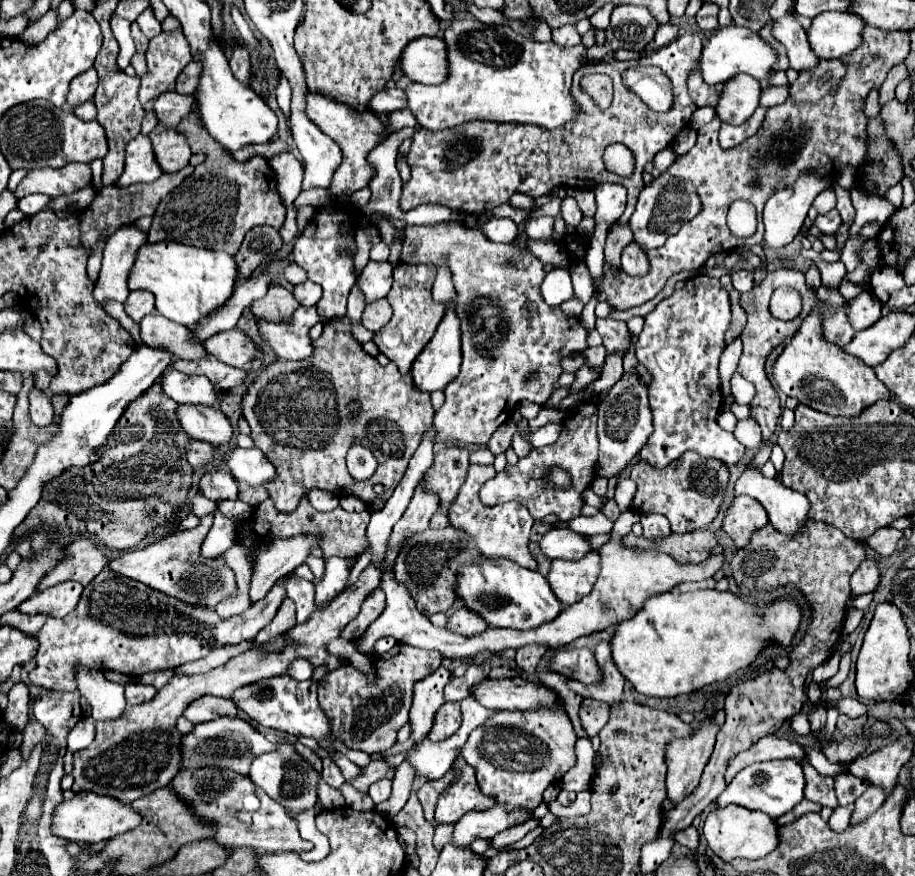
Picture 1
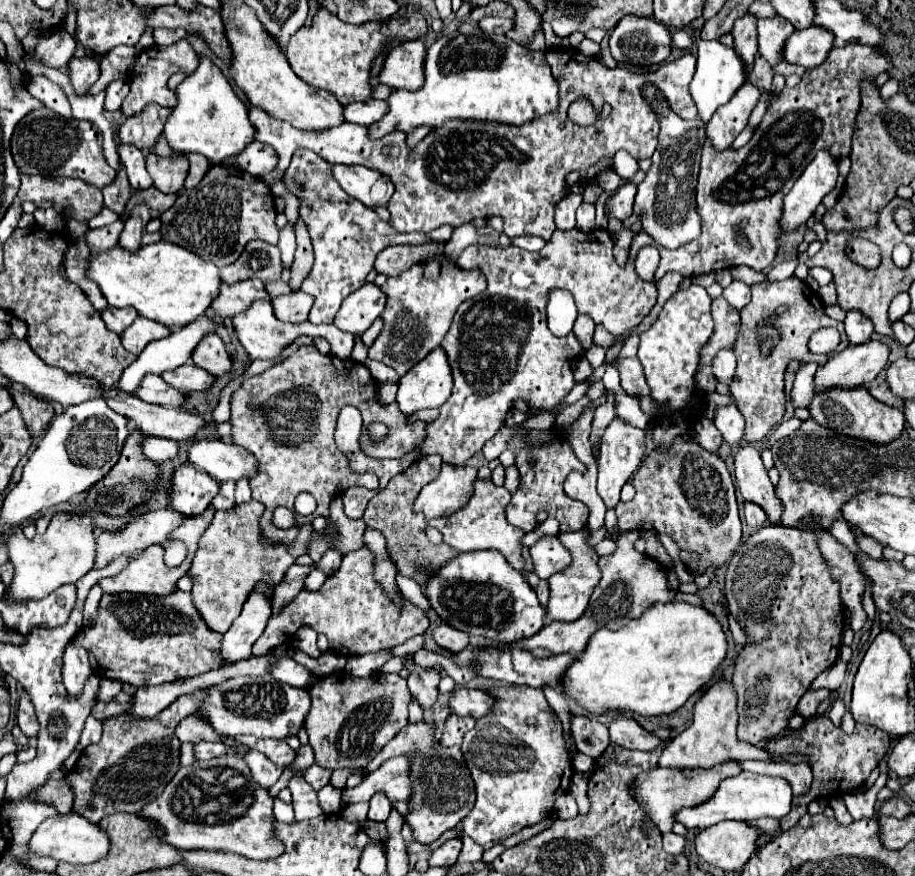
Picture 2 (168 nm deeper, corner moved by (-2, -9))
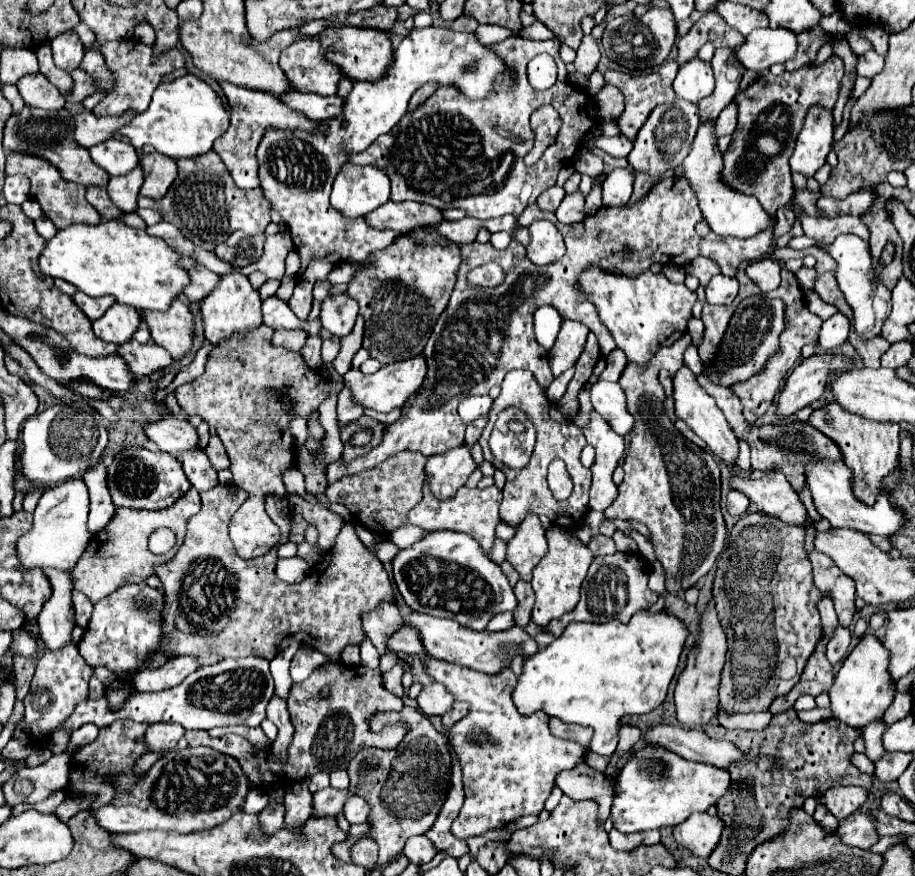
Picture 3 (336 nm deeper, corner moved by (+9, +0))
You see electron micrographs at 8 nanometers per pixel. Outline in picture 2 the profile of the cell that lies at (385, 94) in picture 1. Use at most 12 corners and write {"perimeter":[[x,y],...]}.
{"perimeter":[[379,99],[345,105],[349,123],[371,125],[387,113]]}

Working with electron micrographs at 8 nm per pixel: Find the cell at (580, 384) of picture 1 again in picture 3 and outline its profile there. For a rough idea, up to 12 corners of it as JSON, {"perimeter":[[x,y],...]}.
{"perimeter":[[690,336],[628,364],[634,426],[606,518],[648,526],[666,592],[724,548],[720,468],[664,414],[658,372]]}

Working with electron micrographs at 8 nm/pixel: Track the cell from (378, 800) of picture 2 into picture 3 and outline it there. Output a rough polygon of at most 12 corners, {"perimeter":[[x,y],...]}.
{"perimeter":[[350,796],[342,814],[350,824],[368,818],[368,804],[360,796]]}

